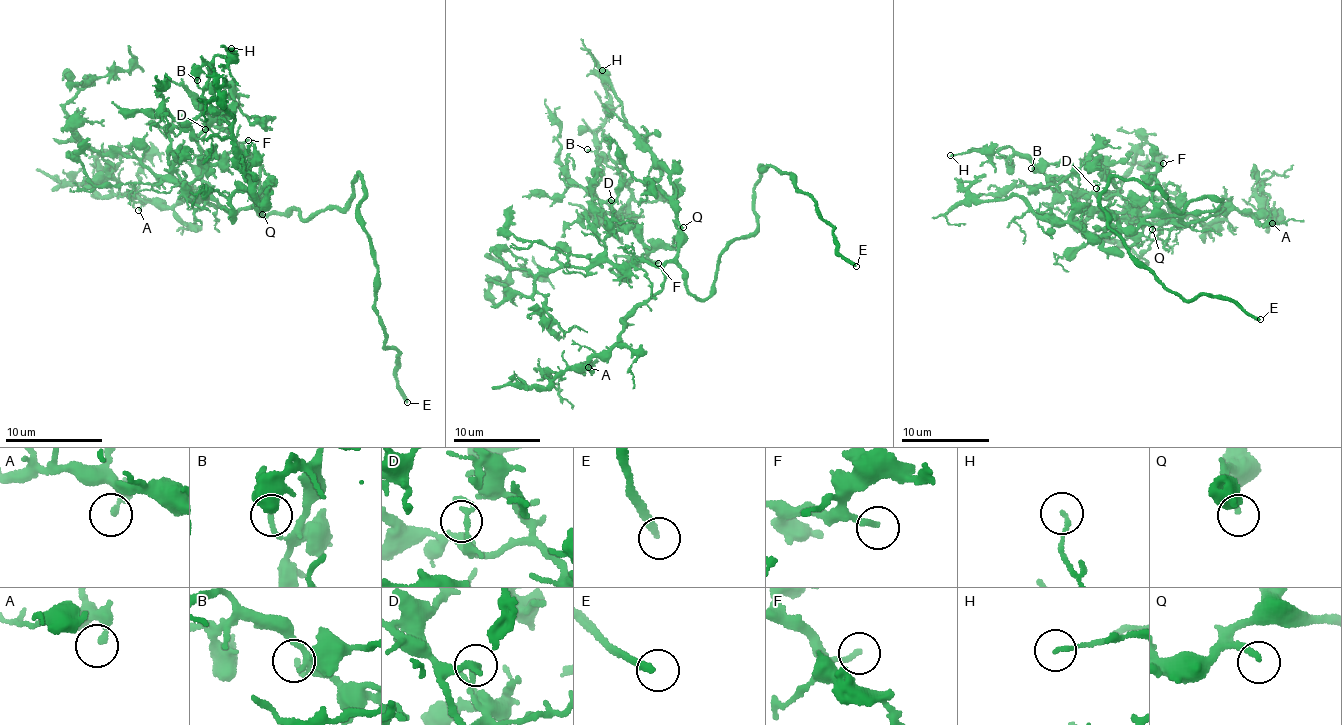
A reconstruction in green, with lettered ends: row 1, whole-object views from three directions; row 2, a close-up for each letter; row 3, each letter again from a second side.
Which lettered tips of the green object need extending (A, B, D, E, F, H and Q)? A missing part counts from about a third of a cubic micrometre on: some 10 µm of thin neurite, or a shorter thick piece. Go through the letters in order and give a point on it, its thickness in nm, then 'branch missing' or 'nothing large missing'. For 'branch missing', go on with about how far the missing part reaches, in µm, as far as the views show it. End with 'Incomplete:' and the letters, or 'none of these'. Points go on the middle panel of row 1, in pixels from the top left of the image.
A: at (588, 367); 200 nm thick; nothing large missing
B: at (587, 149); 150 nm thick; nothing large missing
D: at (611, 200); 130 nm thick; nothing large missing
E: at (856, 266); 240 nm thick; branch missing; about 30 µm are missing
F: at (658, 263); 190 nm thick; nothing large missing
H: at (602, 70); 140 nm thick; nothing large missing
Q: at (683, 227); 200 nm thick; branch missing; about 10 µm are missing
Incomplete: E, Q

